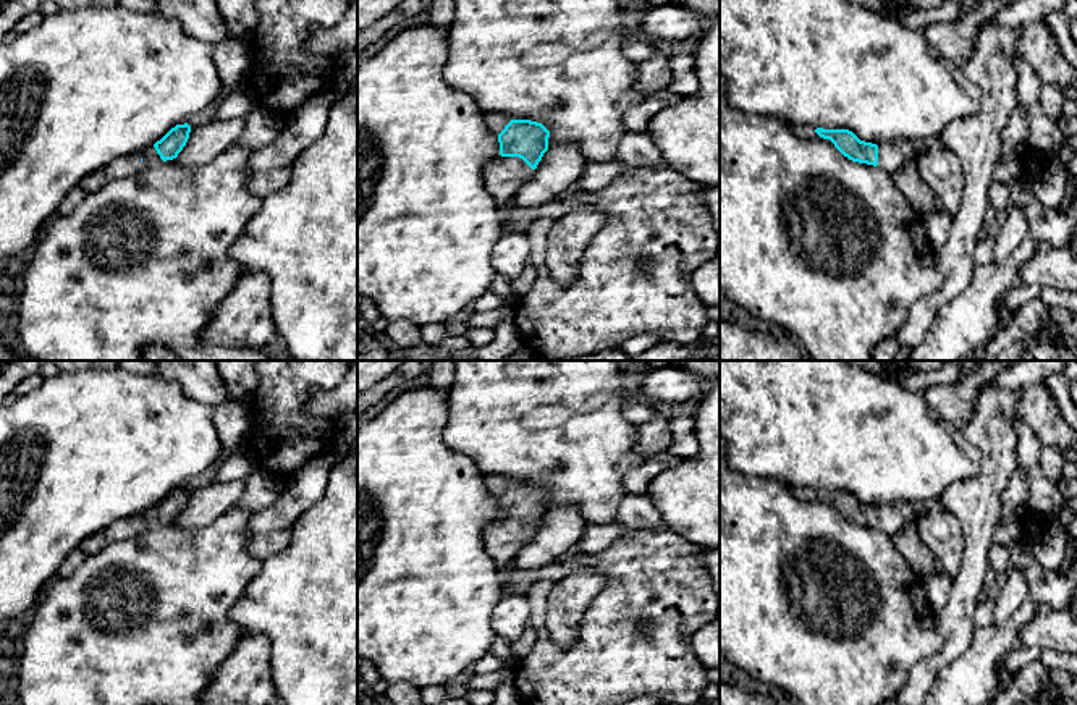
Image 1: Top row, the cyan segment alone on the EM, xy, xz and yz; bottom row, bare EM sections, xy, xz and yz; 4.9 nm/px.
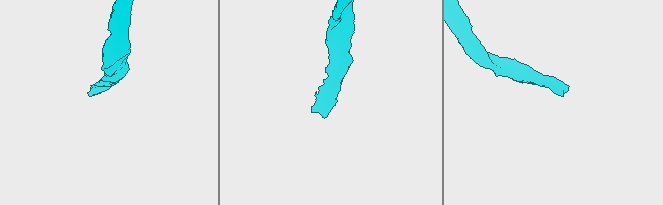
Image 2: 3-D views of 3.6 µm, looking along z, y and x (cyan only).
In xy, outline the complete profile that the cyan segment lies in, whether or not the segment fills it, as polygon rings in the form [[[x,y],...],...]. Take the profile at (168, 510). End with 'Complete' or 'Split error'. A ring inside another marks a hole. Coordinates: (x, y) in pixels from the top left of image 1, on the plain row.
[[[188,485],[176,487],[152,509],[147,509],[136,517],[118,519],[110,527],[87,537],[79,548],[86,553],[86,556],[91,556],[115,542],[133,538],[142,532],[160,527],[162,524],[173,522],[186,508],[189,495],[191,488]]]. Split error

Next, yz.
[[[817,490],[815,495],[830,501],[834,509],[849,522],[867,526],[883,530],[888,537],[901,532],[917,514],[915,506],[910,503],[898,501],[881,508],[860,503],[849,492],[823,492]]]. Split error

